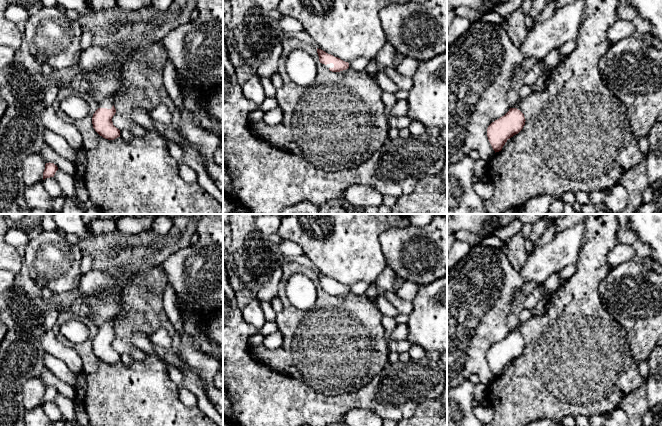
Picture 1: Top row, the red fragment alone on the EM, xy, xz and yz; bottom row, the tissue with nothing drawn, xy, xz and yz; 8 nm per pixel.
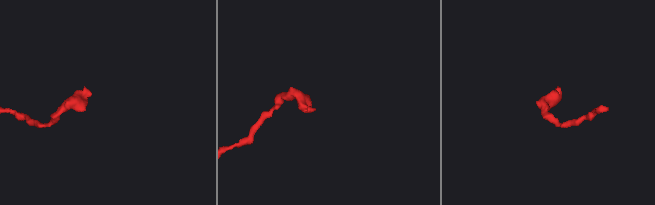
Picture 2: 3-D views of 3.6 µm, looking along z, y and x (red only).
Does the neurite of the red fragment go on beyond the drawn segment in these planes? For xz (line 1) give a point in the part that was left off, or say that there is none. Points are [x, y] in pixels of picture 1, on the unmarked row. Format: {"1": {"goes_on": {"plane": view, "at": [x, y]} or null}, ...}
{"1": {"goes_on": {"plane": "xz", "at": [331, 289]}}}

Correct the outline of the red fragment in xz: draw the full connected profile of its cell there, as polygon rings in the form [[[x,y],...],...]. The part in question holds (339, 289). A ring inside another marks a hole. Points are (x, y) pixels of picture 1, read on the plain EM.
[[[317,272],[319,285],[332,296],[340,296],[349,292],[349,287]]]

